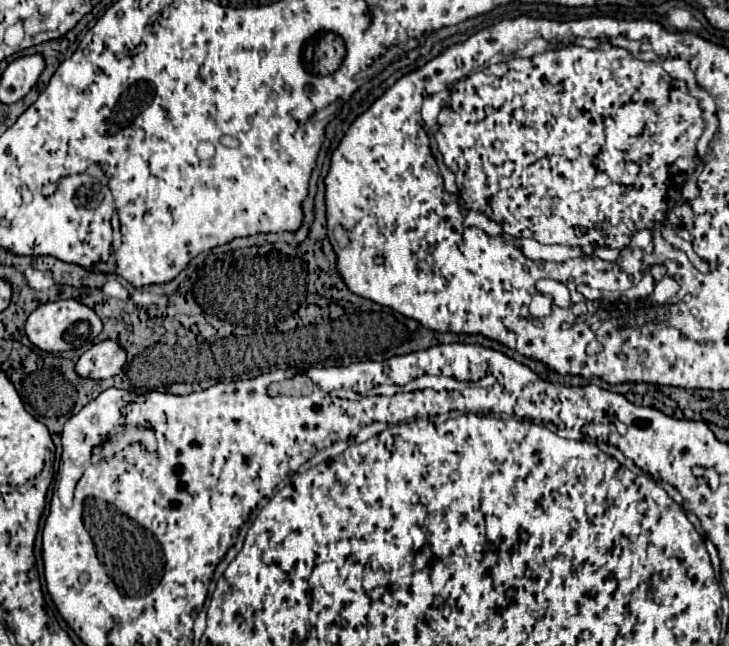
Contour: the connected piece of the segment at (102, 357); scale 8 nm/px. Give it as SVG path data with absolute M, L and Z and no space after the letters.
M103 341L85 351L75 363L75 371L79 377L87 379L109 379L121 373L125 365L125 351L117 341Z

